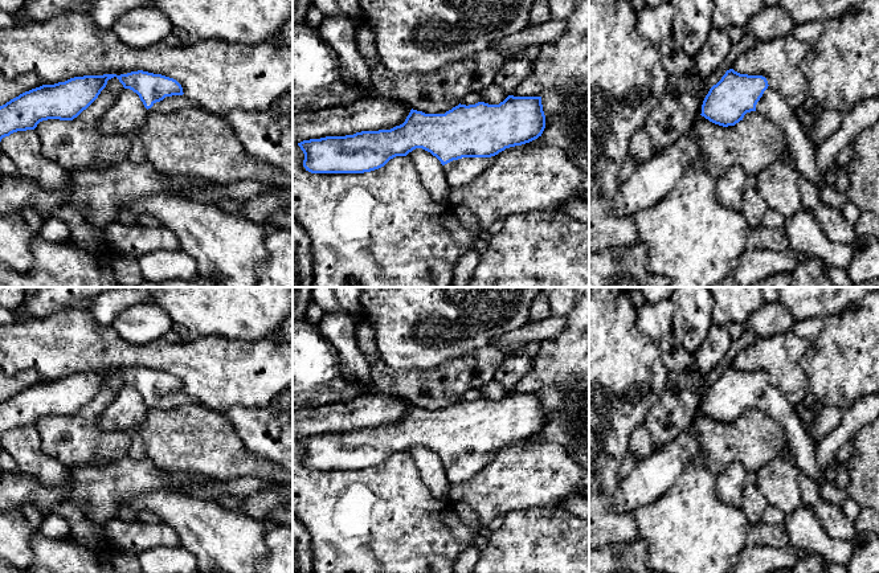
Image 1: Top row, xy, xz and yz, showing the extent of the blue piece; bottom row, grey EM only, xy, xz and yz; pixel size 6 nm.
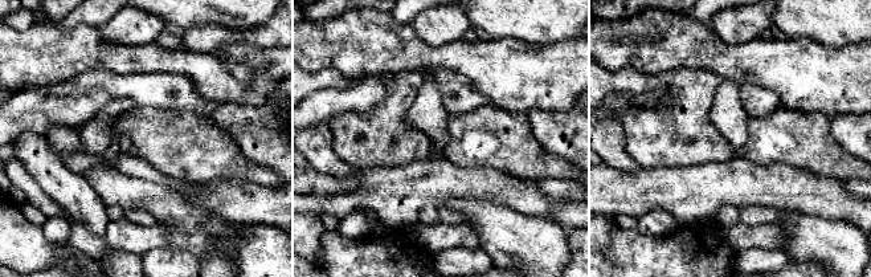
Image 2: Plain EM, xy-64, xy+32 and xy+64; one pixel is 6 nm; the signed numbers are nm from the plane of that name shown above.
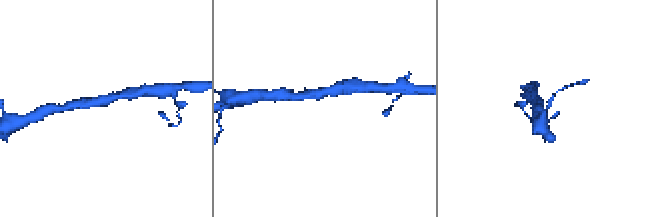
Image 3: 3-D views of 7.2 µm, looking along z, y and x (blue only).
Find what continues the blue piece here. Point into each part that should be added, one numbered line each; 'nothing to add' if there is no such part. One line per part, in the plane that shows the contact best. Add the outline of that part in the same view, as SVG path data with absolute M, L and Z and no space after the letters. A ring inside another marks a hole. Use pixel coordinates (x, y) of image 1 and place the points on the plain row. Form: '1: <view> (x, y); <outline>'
1: xz (461, 469); M462 454L443 462L446 476L450 483L466 483L487 464L488 454Z

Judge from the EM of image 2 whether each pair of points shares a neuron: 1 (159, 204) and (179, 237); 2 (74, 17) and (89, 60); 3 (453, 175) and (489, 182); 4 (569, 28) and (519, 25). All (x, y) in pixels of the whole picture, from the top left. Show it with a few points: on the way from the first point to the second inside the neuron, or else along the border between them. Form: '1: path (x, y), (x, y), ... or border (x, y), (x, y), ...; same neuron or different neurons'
1: border (158, 221), (184, 231), (203, 229); different neurons
2: border (46, 21), (61, 28), (81, 24), (95, 28); different neurons
3: path (462, 182), (479, 182); same neuron
4: path (557, 25), (531, 25); same neuron

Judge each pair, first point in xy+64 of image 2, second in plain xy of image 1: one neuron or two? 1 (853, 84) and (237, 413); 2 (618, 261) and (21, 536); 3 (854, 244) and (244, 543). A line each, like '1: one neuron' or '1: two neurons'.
1: two neurons
2: two neurons
3: one neuron

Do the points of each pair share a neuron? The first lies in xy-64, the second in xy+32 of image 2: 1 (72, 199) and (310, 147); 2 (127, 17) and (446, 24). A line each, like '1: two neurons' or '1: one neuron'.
1: one neuron
2: one neuron

